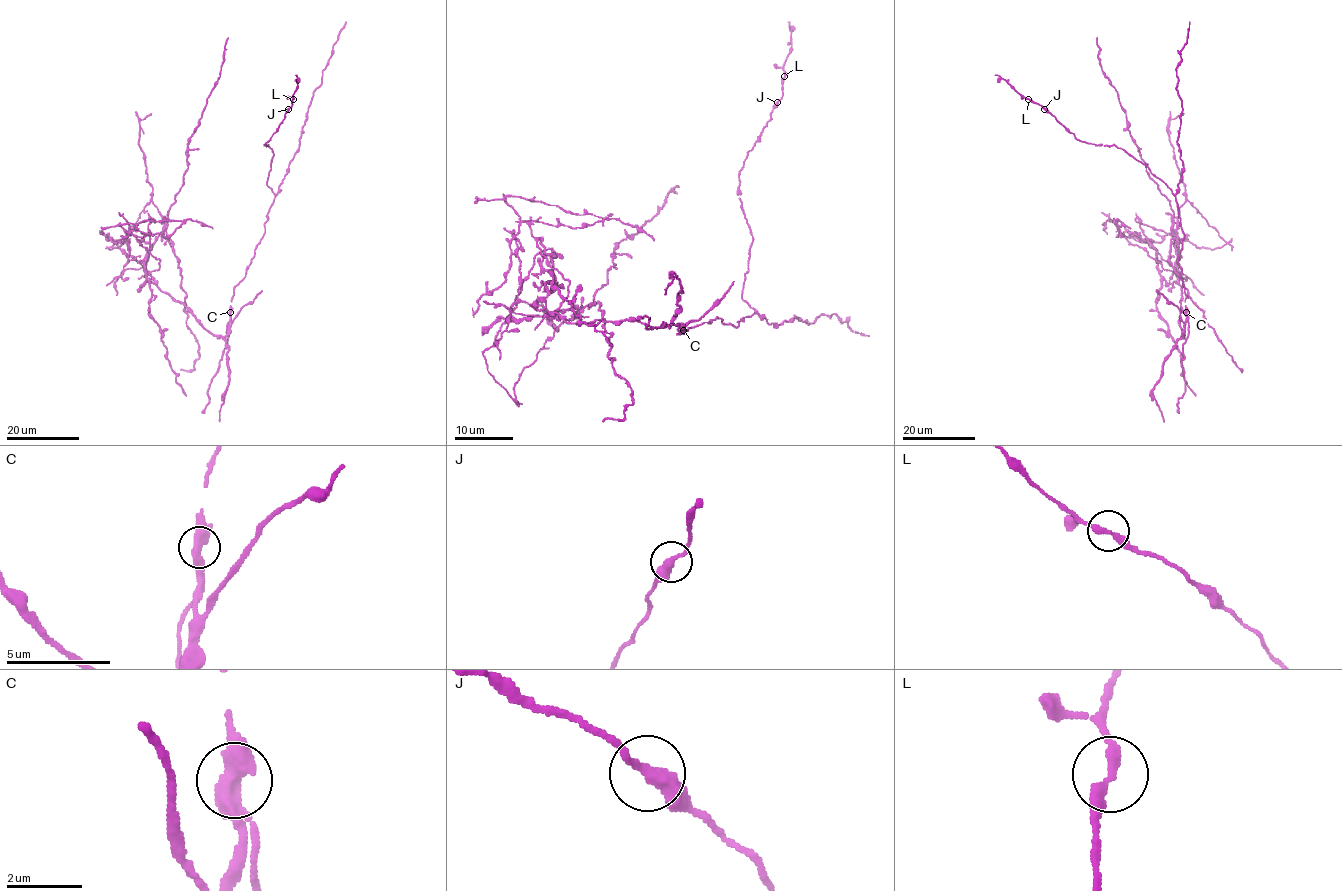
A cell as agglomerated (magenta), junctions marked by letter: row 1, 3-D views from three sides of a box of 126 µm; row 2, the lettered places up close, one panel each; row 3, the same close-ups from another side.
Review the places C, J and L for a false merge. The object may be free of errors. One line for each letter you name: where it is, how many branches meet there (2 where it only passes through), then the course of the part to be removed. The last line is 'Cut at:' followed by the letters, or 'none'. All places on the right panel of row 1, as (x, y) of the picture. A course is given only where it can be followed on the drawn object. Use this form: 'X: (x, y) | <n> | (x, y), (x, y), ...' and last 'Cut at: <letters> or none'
C: (1186, 312) | 2 | (1186, 312), (1182, 336), (1173, 210), (1146, 170), (1129, 133), (1119, 95), (1101, 69), (1097, 37)
Cut at: C

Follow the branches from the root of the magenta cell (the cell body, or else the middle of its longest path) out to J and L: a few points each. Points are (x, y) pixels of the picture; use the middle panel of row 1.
J: (677, 325), (681, 331), (717, 317), (736, 327), (755, 312), (741, 298), (752, 235), (739, 172), (777, 102)
L: (677, 325), (717, 317), (736, 327), (755, 312), (741, 298), (752, 235), (739, 172), (784, 77)

